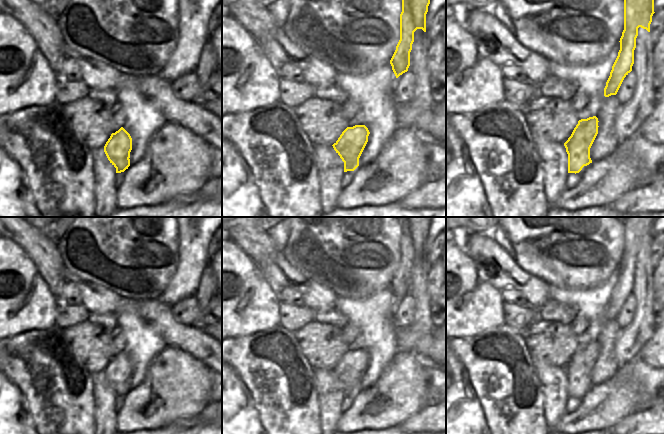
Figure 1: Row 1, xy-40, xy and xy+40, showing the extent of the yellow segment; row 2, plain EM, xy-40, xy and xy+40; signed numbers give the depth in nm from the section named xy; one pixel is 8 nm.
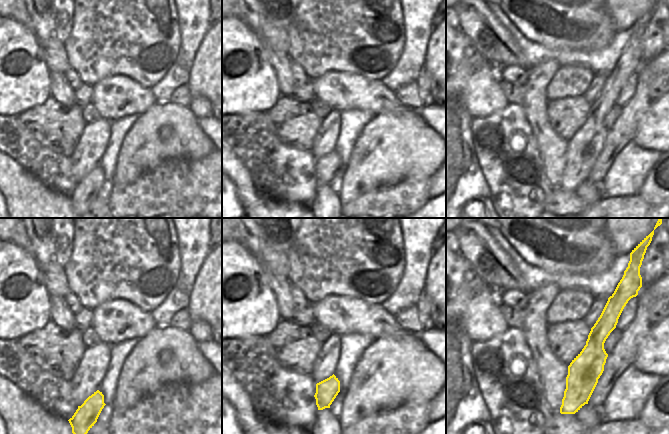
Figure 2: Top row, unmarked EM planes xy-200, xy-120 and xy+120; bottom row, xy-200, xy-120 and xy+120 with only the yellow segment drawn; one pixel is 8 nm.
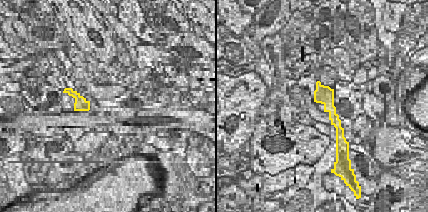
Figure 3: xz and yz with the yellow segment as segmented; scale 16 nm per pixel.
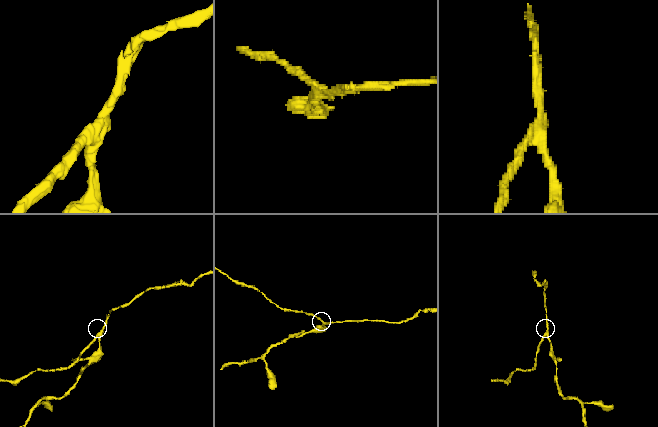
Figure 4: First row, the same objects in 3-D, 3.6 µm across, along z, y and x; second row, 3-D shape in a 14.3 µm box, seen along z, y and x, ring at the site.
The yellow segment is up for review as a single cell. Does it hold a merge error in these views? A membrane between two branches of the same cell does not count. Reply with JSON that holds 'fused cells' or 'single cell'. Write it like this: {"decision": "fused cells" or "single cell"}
{"decision": "fused cells"}

